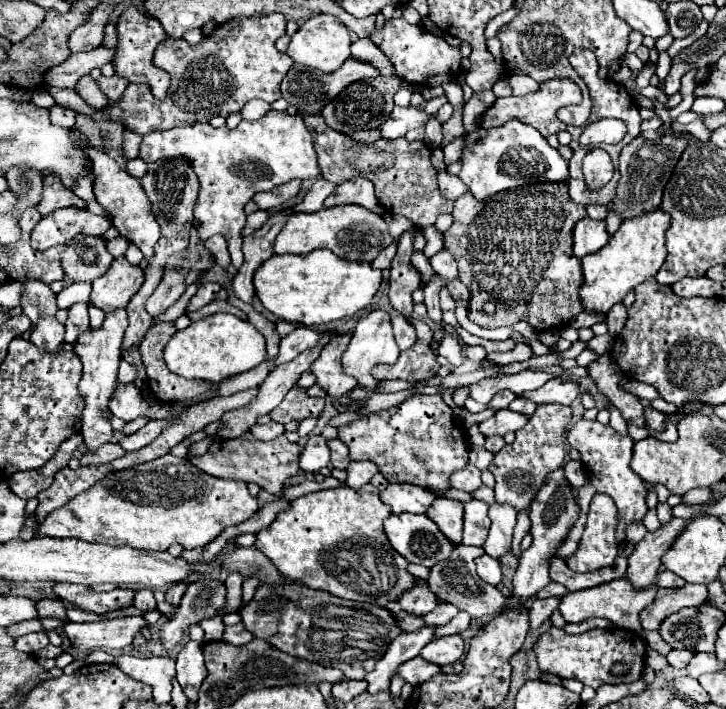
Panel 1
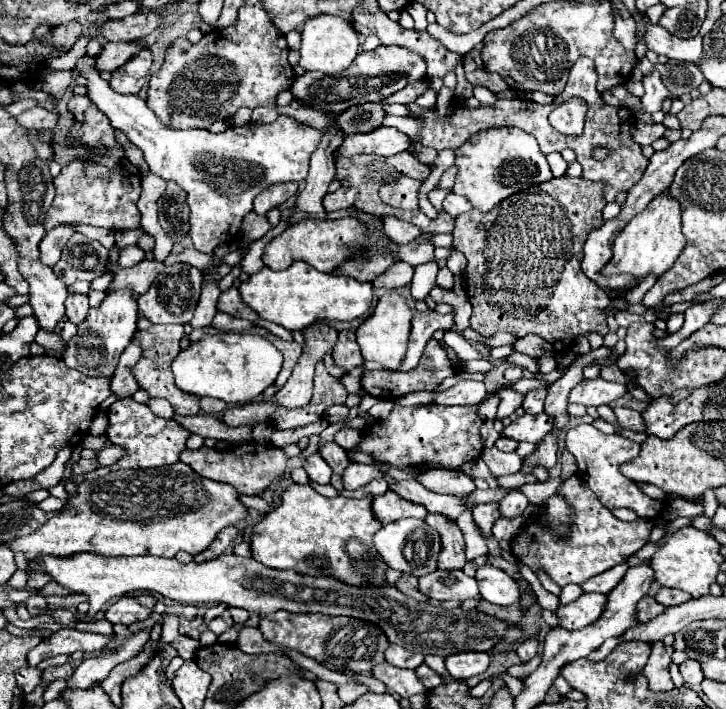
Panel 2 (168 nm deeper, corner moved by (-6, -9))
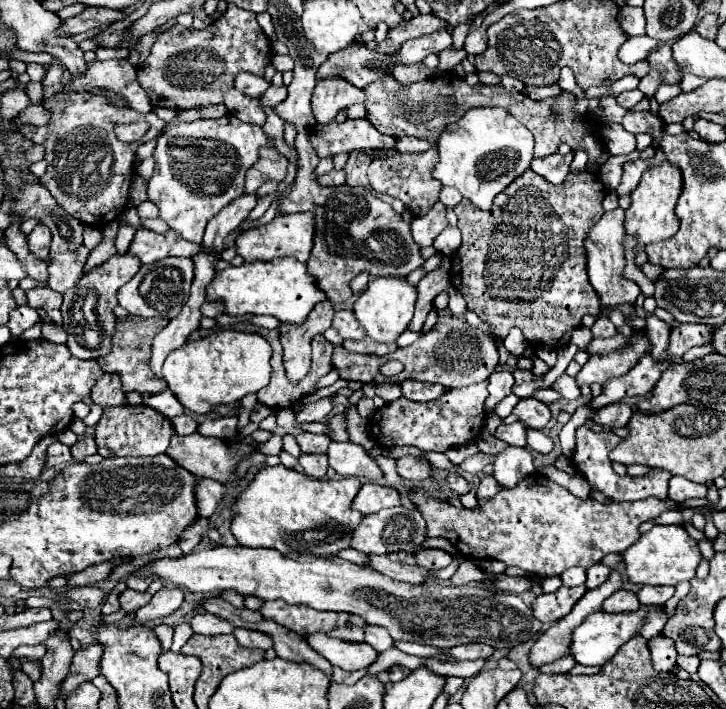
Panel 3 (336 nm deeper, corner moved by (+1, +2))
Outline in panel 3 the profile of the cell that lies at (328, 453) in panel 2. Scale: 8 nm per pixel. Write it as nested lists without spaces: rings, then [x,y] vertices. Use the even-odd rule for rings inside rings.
[[[300,433],[296,437],[300,449],[304,453],[326,453],[328,445],[330,445],[330,437],[328,435],[314,435],[314,433]]]

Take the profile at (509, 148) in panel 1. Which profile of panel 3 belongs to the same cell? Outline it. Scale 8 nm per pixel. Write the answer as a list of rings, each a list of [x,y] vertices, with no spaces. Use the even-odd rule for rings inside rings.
[[[476,107],[470,109],[460,121],[444,129],[436,149],[440,153],[440,161],[432,171],[434,179],[442,185],[456,187],[462,197],[470,199],[476,207],[490,209],[492,199],[530,169],[534,159],[534,137],[504,109]]]

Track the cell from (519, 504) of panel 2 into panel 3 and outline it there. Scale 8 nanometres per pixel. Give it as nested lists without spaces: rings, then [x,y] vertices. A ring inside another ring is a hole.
[[[508,447],[500,455],[496,455],[492,477],[500,483],[500,487],[512,489],[534,471],[536,469],[532,465],[532,455],[526,447]]]

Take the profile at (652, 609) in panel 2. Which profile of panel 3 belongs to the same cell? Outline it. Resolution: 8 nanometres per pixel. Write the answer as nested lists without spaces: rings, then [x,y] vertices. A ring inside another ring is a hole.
[[[622,589],[604,601],[602,611],[620,613],[620,611],[636,611],[638,607],[640,607],[640,601],[636,601],[636,593]]]

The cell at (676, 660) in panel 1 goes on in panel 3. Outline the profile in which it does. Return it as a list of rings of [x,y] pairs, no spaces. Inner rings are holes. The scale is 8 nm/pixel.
[[[678,655],[678,667],[680,667],[680,669],[684,669],[684,671],[688,671],[690,675],[692,675],[692,673],[696,673],[698,663],[700,663],[700,659],[698,659],[698,657],[684,657],[684,655]]]

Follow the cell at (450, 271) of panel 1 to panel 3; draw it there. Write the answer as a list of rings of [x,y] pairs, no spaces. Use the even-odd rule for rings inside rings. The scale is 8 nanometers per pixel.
[[[432,271],[428,273],[416,287],[418,291],[418,299],[416,299],[416,311],[408,325],[410,331],[420,331],[424,327],[426,315],[430,313],[430,305],[434,301],[434,297],[442,291],[446,291],[450,287],[450,277],[448,273],[442,271]]]

